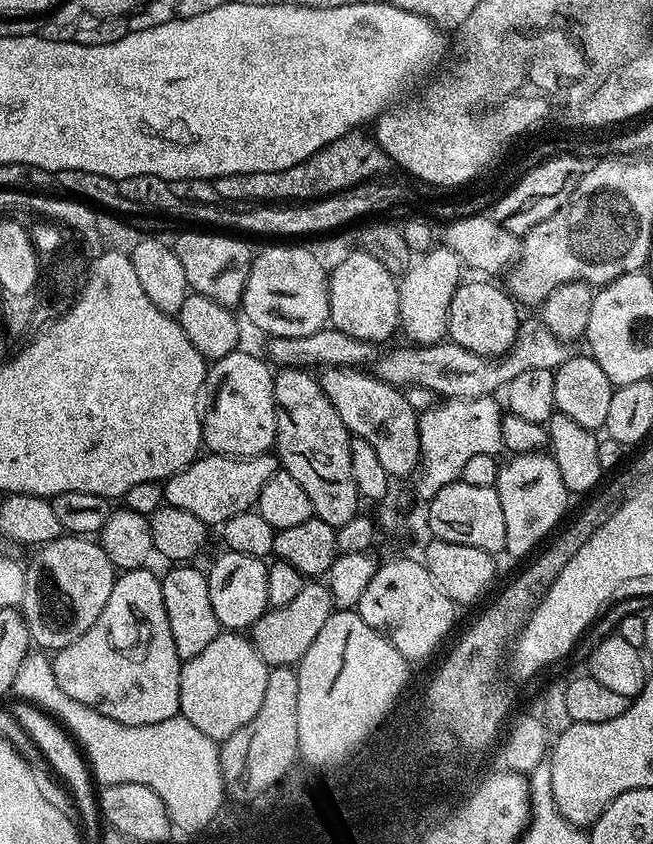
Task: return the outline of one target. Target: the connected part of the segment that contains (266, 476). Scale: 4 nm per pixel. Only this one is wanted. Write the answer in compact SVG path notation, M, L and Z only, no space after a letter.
M204 454L163 481L164 498L178 510L194 514L194 518L202 518L205 522L222 526L227 520L234 518L234 514L249 511L259 501L262 486L270 482L277 470L278 460L272 454L243 458Z

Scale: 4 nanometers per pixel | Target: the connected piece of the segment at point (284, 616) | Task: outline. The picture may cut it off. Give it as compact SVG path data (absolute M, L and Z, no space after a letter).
M324 582L305 583L304 589L286 606L281 608L269 607L267 612L258 618L258 622L250 629L252 645L258 654L272 668L286 668L300 663L300 659L310 650L310 642L318 638L322 626L326 626L326 618L334 611L332 590Z

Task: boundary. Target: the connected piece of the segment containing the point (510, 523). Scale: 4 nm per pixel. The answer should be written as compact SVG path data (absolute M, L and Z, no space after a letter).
M547 451L521 452L508 459L512 460L503 461L494 485L502 502L502 514L506 514L506 552L527 557L531 548L563 518L570 493L562 482L562 474L558 474L558 462Z

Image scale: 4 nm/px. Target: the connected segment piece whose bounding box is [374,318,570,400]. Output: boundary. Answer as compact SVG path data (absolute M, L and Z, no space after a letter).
M532 318L532 320L521 319L518 334L512 345L509 346L508 351L494 356L483 356L474 350L466 350L462 346L451 342L407 347L392 348L385 356L383 353L375 361L374 375L399 389L403 389L405 386L408 388L422 386L426 390L436 393L437 397L450 400L469 400L470 398L482 398L483 396L496 396L499 393L499 388L501 391L511 380L518 378L518 374L524 373L525 370L554 370L562 362L566 362L570 355L569 345L561 337L554 335L538 318Z

